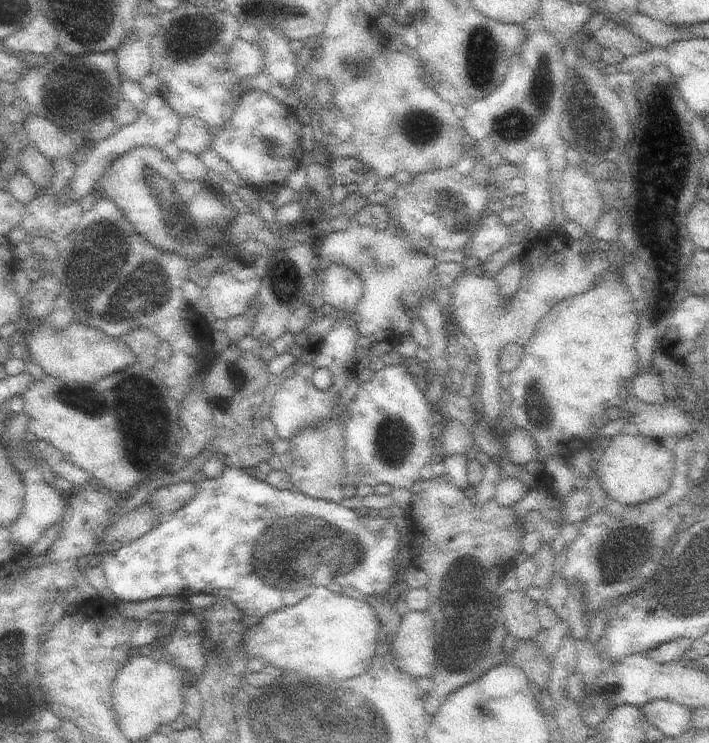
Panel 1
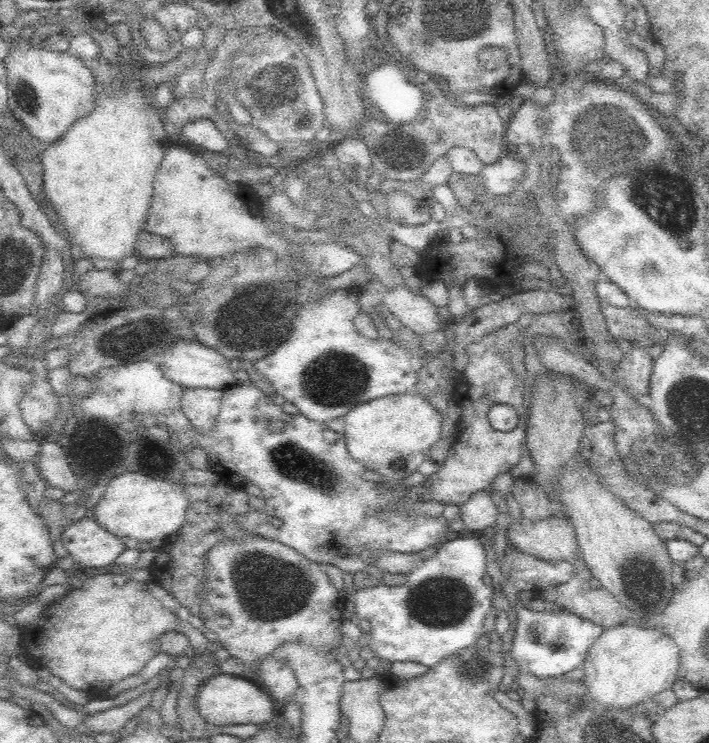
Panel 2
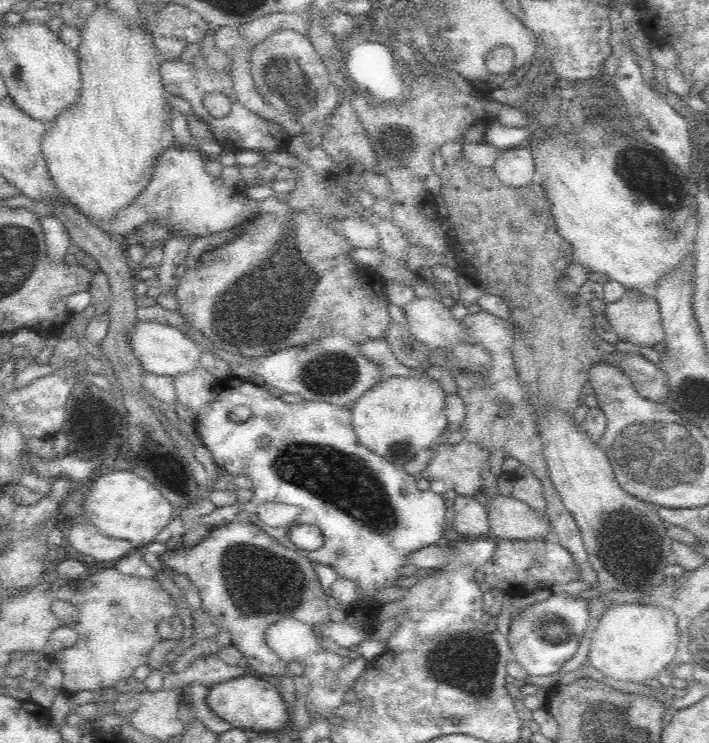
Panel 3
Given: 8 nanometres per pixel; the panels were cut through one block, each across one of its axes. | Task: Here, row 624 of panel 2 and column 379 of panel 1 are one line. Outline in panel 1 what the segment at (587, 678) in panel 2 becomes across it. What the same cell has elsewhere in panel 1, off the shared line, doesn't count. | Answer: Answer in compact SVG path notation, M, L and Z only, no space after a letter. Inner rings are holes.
M315 588L311 596L295 606L273 610L259 618L259 624L245 628L239 648L247 658L261 658L265 666L275 666L283 674L295 672L317 680L345 680L369 670L379 630L377 614L365 598L357 600L341 592L333 594L327 588Z

